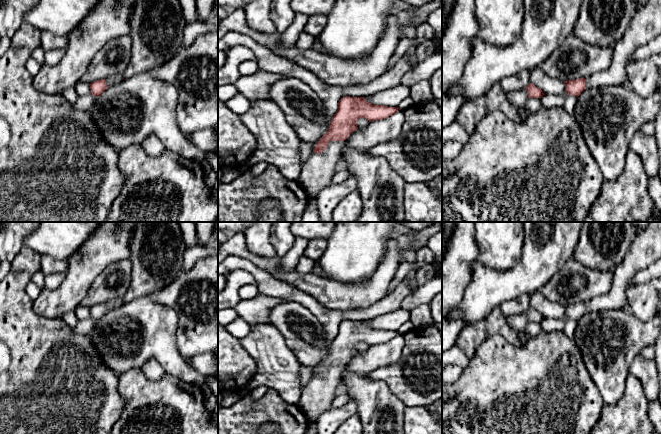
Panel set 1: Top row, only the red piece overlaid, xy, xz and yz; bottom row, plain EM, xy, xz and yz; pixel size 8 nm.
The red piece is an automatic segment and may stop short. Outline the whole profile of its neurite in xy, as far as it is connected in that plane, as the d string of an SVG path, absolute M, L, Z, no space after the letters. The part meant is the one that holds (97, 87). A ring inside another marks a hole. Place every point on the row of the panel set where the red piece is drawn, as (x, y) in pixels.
M112 75L106 79L101 79L92 82L89 84L91 93L93 96L97 97L101 95L108 87L117 84L118 82L122 81L123 78L121 75Z

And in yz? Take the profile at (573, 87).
M648 0L648 3L639 9L618 44L615 46L610 67L602 72L596 73L588 78L579 78L564 82L565 91L568 95L578 97L586 88L600 88L603 86L628 85L627 68L632 53L641 45L661 35L661 0Z

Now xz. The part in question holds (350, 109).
M364 96L342 97L338 102L337 112L331 118L328 131L320 138L308 159L302 163L298 182L303 187L309 199L315 198L323 188L332 184L332 178L339 166L344 141L352 132L358 129L357 120L359 118L365 118L369 122L381 120L395 114L398 110L398 107L369 103L364 99Z

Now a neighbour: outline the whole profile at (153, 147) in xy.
M154 135L147 137L141 145L149 156L159 156L166 150L165 146Z

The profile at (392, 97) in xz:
M398 85L391 89L375 93L373 95L364 96L364 99L375 105L385 105L388 107L398 107L398 105L406 98L410 96L412 89Z

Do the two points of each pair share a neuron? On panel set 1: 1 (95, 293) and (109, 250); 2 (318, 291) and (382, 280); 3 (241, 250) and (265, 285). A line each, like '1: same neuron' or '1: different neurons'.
1: different neurons
2: same neuron
3: different neurons

